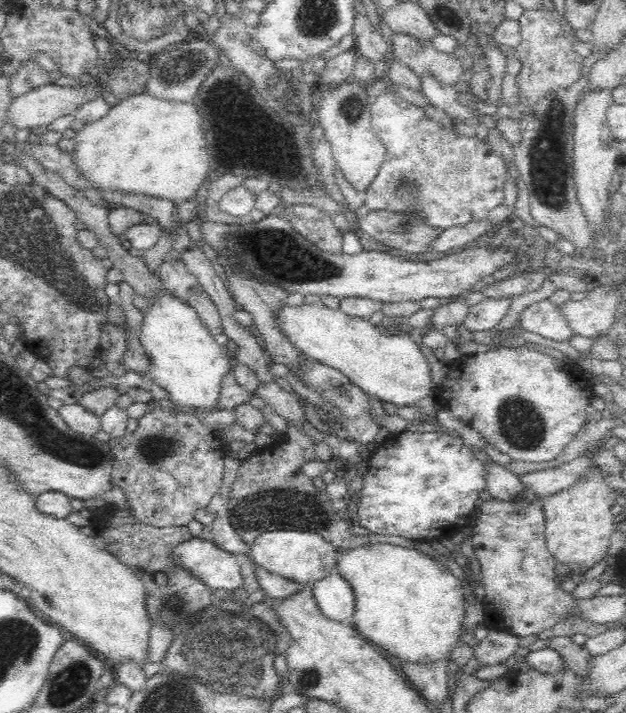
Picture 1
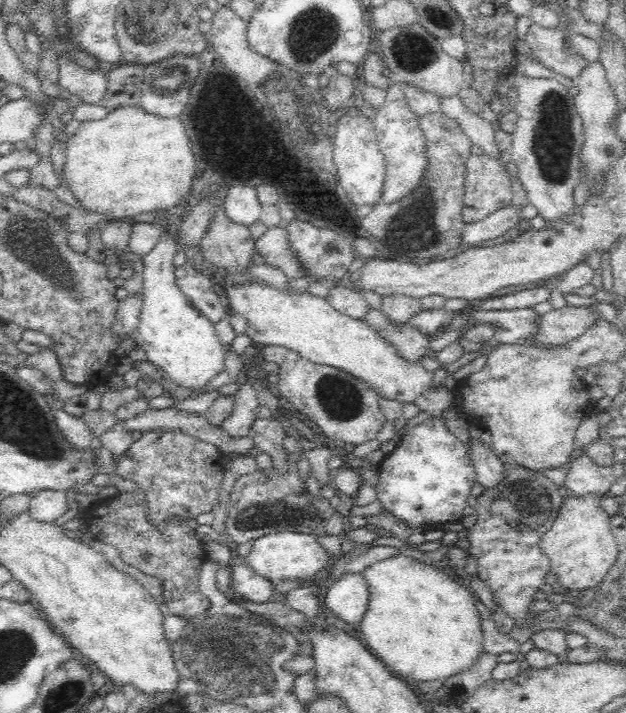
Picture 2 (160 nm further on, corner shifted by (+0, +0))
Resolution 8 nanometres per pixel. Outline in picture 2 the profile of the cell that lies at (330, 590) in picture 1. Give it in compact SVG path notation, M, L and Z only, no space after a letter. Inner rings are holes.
M345 573L326 590L326 609L351 627L357 627L368 608L367 584L361 574Z

